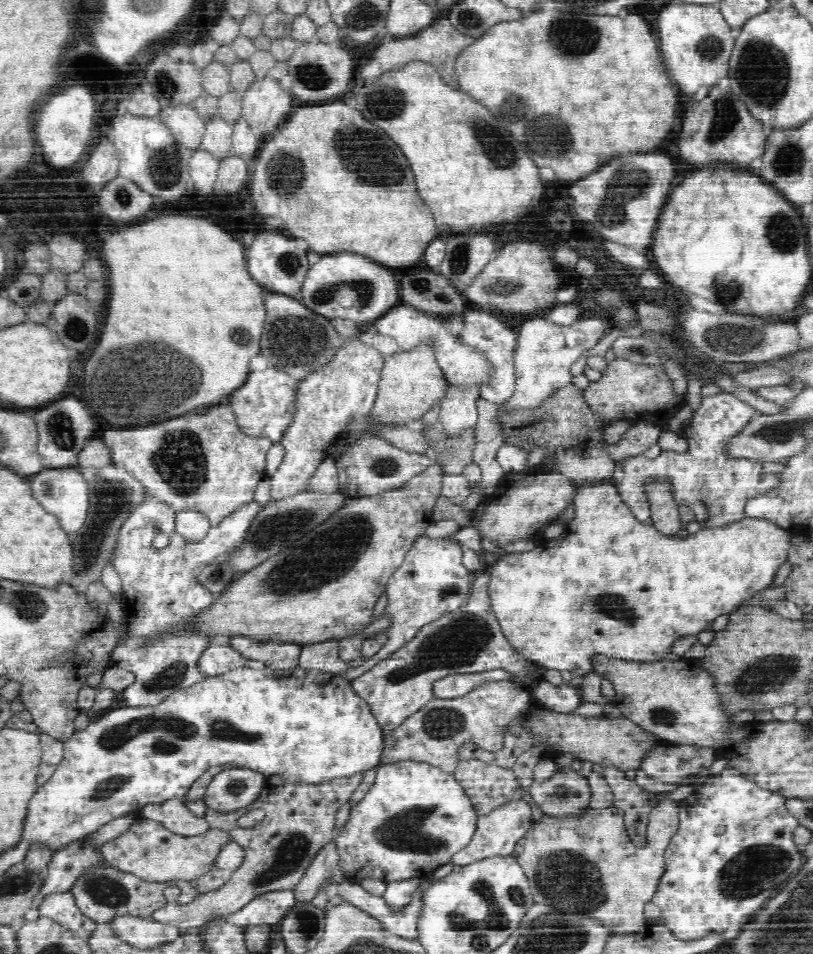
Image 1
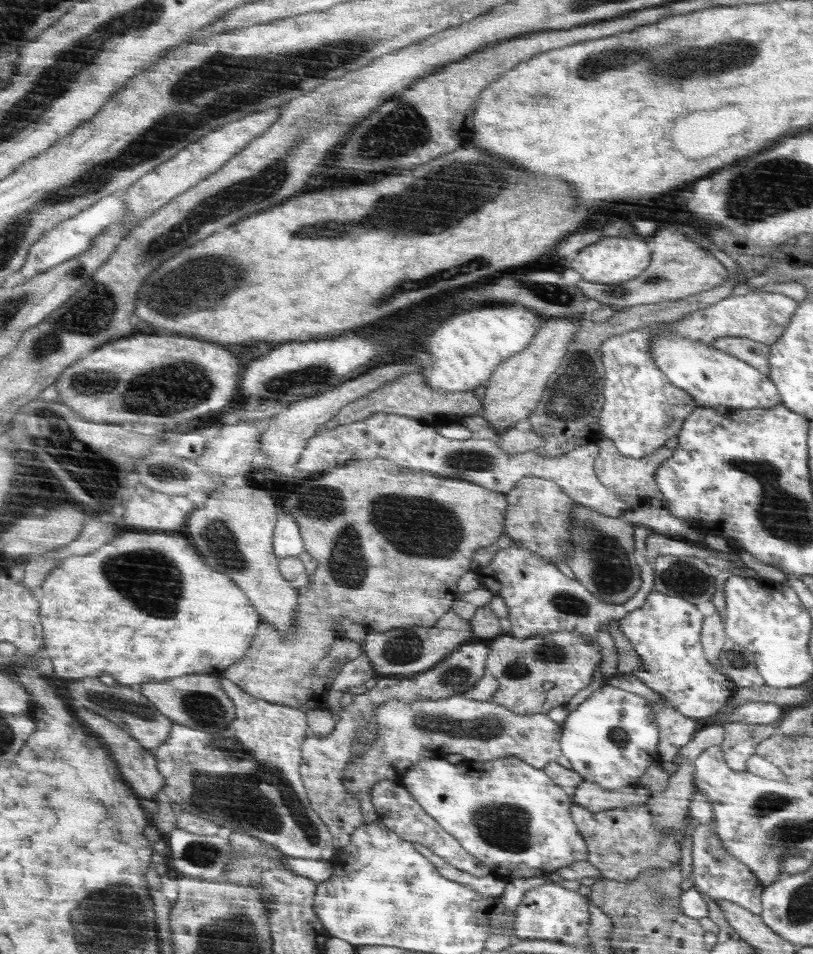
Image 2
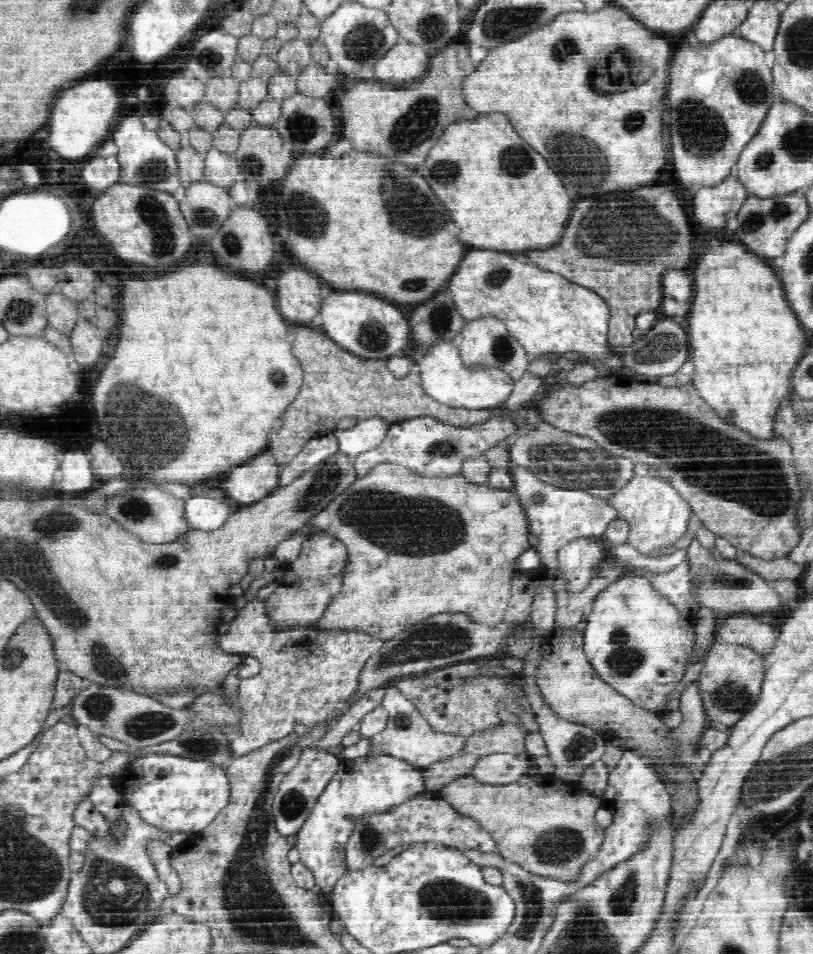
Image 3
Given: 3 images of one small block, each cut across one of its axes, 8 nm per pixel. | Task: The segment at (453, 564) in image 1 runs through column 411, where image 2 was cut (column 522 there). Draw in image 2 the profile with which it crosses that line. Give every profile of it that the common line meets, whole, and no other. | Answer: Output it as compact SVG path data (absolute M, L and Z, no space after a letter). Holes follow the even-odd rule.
M511 544L509 548L499 549L494 559L488 565L480 566L476 573L480 586L490 589L494 596L500 596L504 600L508 607L507 618L512 627L510 634L518 640L530 636L548 636L550 632L575 631L586 636L586 640L596 641L598 630L608 628L616 620L624 619L630 611L644 604L644 599L653 590L652 567L650 561L640 563L641 586L624 604L607 603L595 597L581 581L564 575L556 565L542 560L542 556L536 556L520 544Z

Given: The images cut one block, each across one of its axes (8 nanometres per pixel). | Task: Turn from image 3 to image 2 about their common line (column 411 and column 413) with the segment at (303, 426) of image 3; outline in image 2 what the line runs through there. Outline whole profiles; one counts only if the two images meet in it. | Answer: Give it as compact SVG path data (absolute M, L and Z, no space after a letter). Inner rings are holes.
M408 372L408 374L402 374L400 378L390 380L389 384L383 385L359 400L341 408L331 424L358 423L379 413L412 417L432 426L462 424L466 417L472 417L480 412L481 400L481 393L475 389L462 392L437 392L436 389L429 387L429 382L425 380L422 372Z

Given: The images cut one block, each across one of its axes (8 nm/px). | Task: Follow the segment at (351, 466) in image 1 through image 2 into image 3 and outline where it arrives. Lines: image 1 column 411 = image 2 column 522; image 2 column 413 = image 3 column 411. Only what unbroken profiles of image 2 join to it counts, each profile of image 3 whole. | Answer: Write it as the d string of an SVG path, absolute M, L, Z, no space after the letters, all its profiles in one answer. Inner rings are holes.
M526 371L526 374L524 374L519 381L515 381L513 394L502 405L502 415L492 415L490 416L490 420L486 420L486 422L476 425L466 427L450 425L430 416L418 416L401 421L400 423L391 424L384 440L376 448L368 450L367 452L362 452L353 459L355 475L357 477L364 476L367 472L370 472L371 468L374 468L374 465L382 463L396 463L403 465L419 475L428 477L449 477L450 475L457 475L461 472L462 464L466 460L484 456L485 452L489 451L490 448L502 445L505 438L514 434L517 430L514 416L522 411L522 406L524 406L524 404L534 403L538 396L544 392L544 388L549 384L550 383L547 380Z

